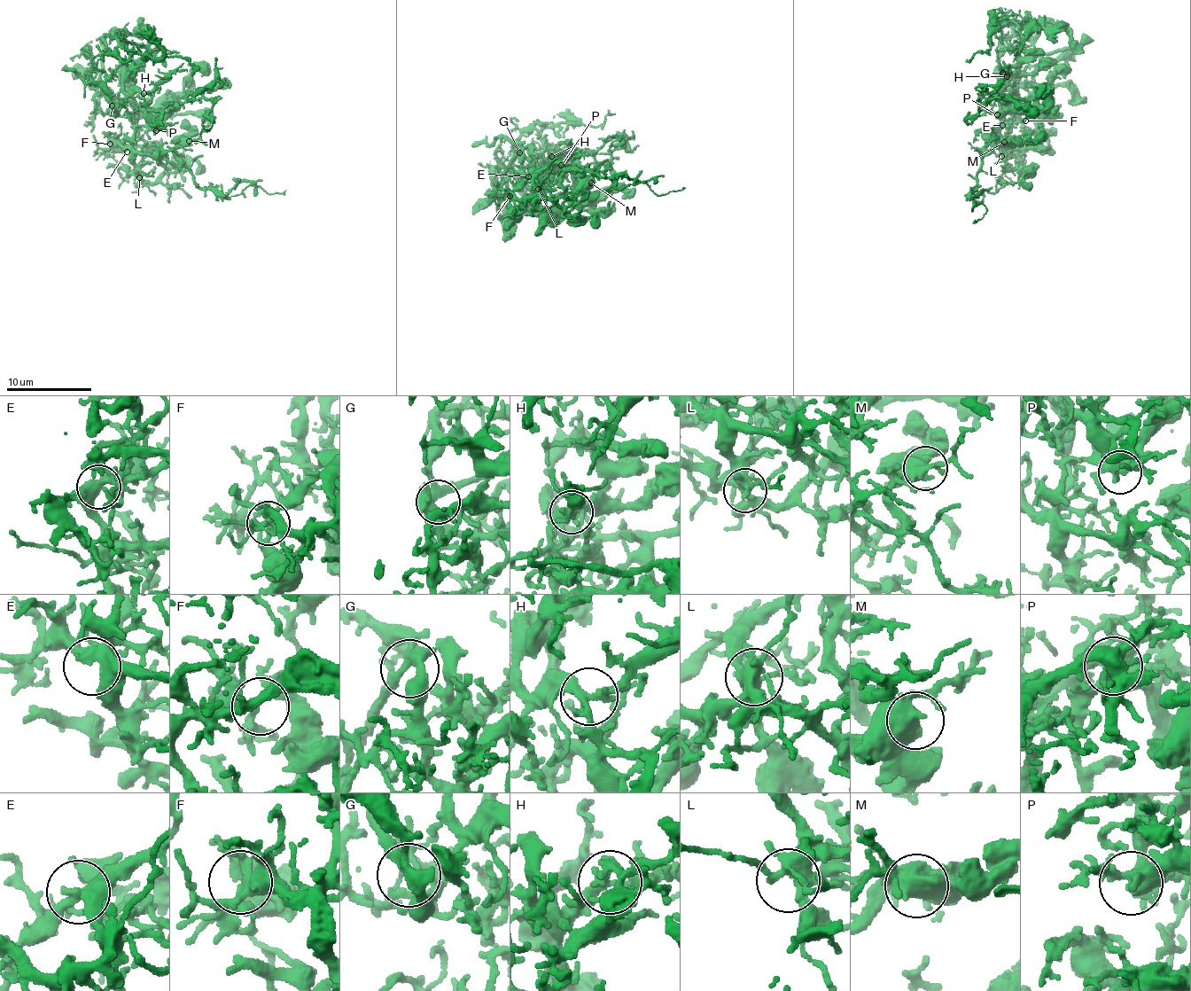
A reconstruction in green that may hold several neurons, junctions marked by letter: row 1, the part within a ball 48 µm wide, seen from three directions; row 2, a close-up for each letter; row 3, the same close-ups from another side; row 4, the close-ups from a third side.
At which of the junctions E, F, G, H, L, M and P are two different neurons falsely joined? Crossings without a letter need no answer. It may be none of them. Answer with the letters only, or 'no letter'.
no letter

